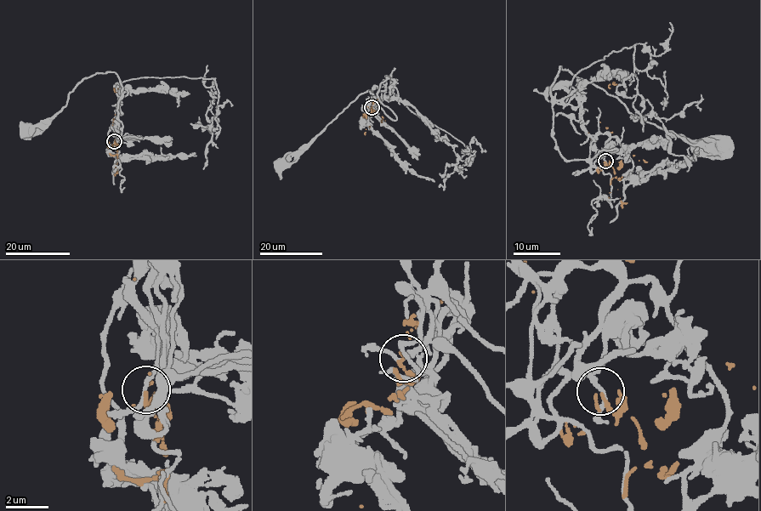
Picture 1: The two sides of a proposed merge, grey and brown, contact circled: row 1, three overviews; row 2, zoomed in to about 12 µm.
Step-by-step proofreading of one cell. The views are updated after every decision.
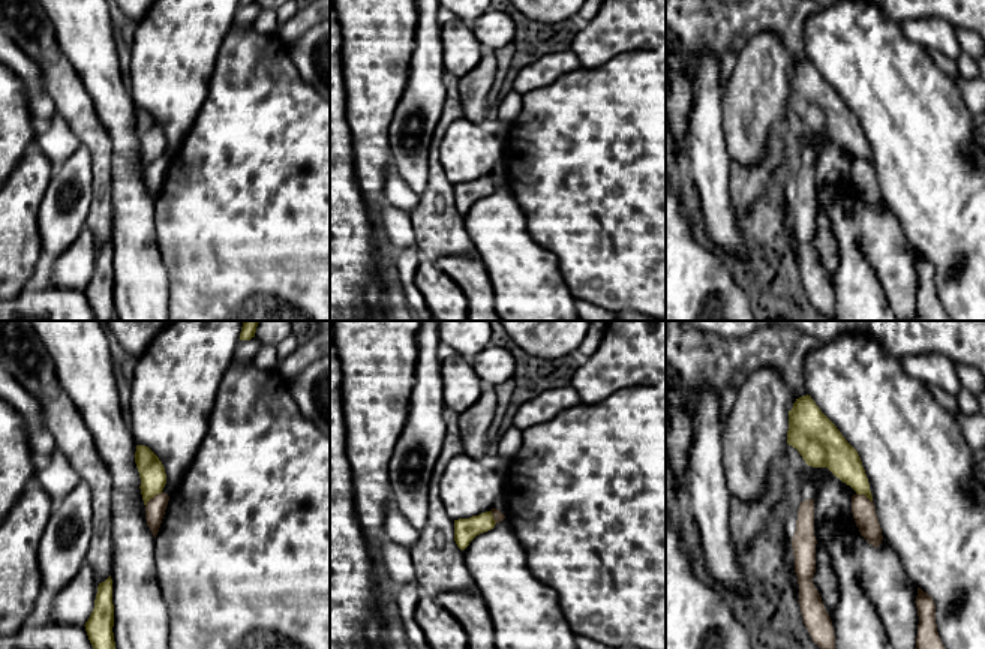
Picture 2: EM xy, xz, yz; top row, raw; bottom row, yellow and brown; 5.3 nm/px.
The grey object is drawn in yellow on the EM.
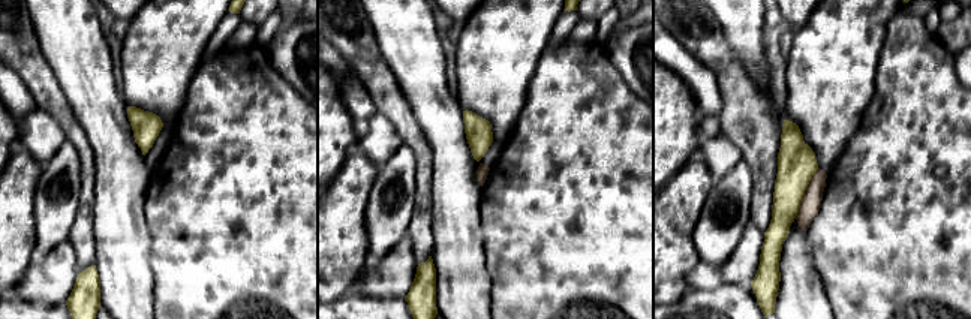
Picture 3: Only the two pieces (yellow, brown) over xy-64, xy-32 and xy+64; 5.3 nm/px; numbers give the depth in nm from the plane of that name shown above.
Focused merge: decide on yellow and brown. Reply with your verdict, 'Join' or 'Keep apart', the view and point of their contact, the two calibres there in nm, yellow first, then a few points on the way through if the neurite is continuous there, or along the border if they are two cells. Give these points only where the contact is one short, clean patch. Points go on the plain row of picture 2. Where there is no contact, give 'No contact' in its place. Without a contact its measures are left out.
Keep apart. Touches yellow at xy (153, 161). Thickness 140 nm (yellow) against 110 nm

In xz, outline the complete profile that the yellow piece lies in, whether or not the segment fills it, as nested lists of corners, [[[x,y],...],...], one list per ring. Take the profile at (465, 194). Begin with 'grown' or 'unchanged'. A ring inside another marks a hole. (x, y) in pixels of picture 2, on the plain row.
unchanged | [[[492,175],[454,184],[454,205],[460,214],[465,214],[477,199],[493,193],[495,189]]]

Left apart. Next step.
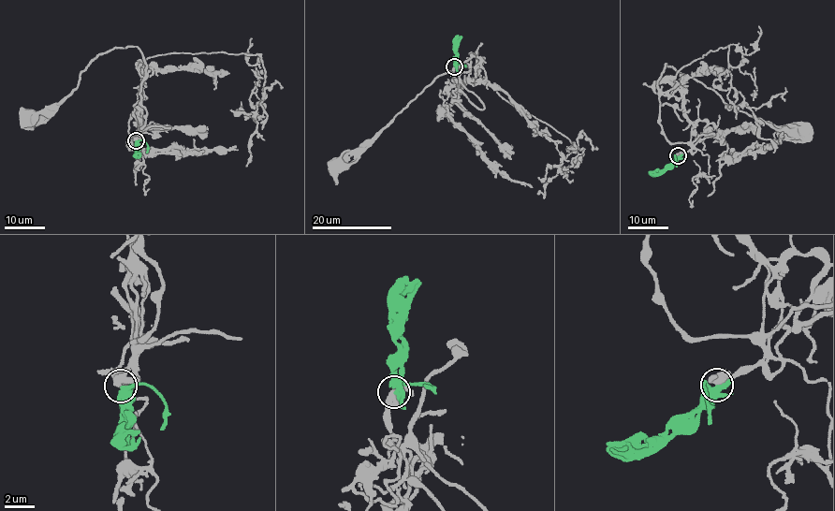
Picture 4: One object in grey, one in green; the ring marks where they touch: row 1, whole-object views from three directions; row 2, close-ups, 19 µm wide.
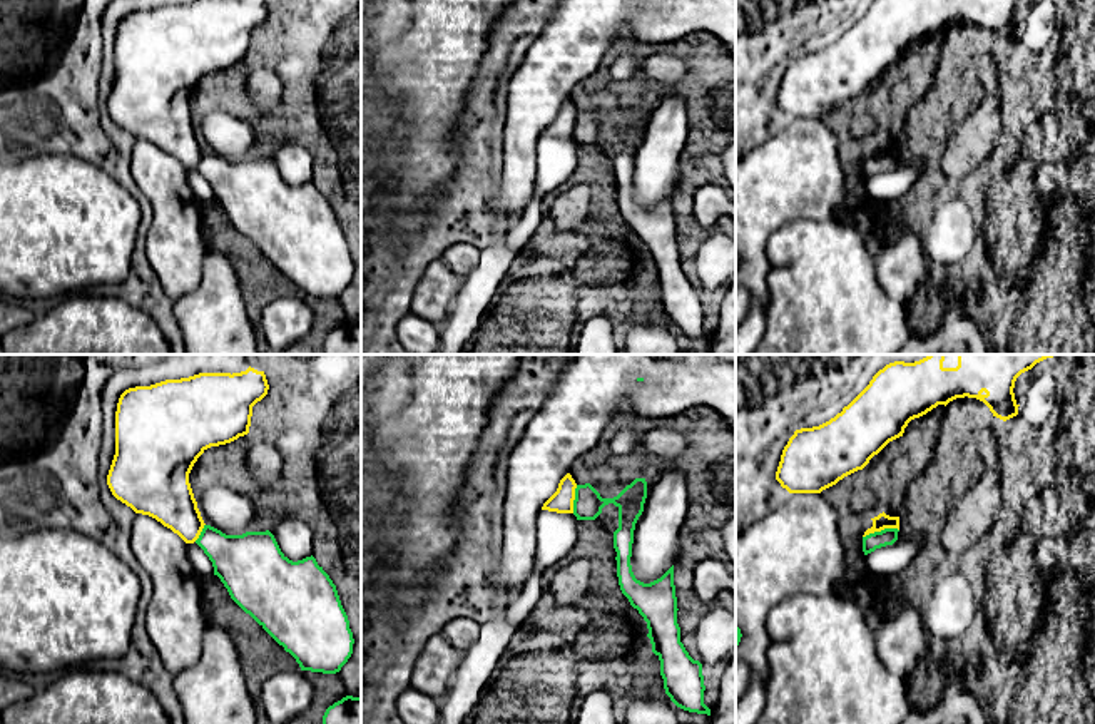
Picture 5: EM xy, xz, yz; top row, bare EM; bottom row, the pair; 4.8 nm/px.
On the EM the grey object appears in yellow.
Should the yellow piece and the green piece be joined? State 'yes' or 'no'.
no

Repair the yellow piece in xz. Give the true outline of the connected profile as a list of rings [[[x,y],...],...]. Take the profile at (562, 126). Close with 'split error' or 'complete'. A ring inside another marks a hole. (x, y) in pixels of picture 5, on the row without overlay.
[[[567,99],[557,117],[543,129],[542,135],[557,137],[557,139],[573,139],[577,109],[570,99]]] | complete

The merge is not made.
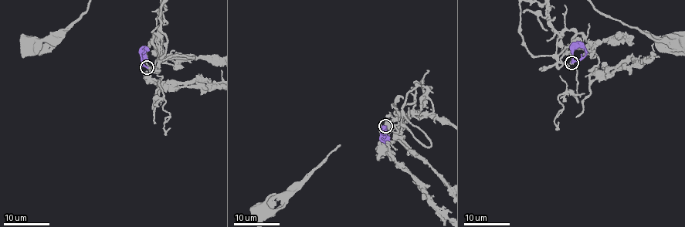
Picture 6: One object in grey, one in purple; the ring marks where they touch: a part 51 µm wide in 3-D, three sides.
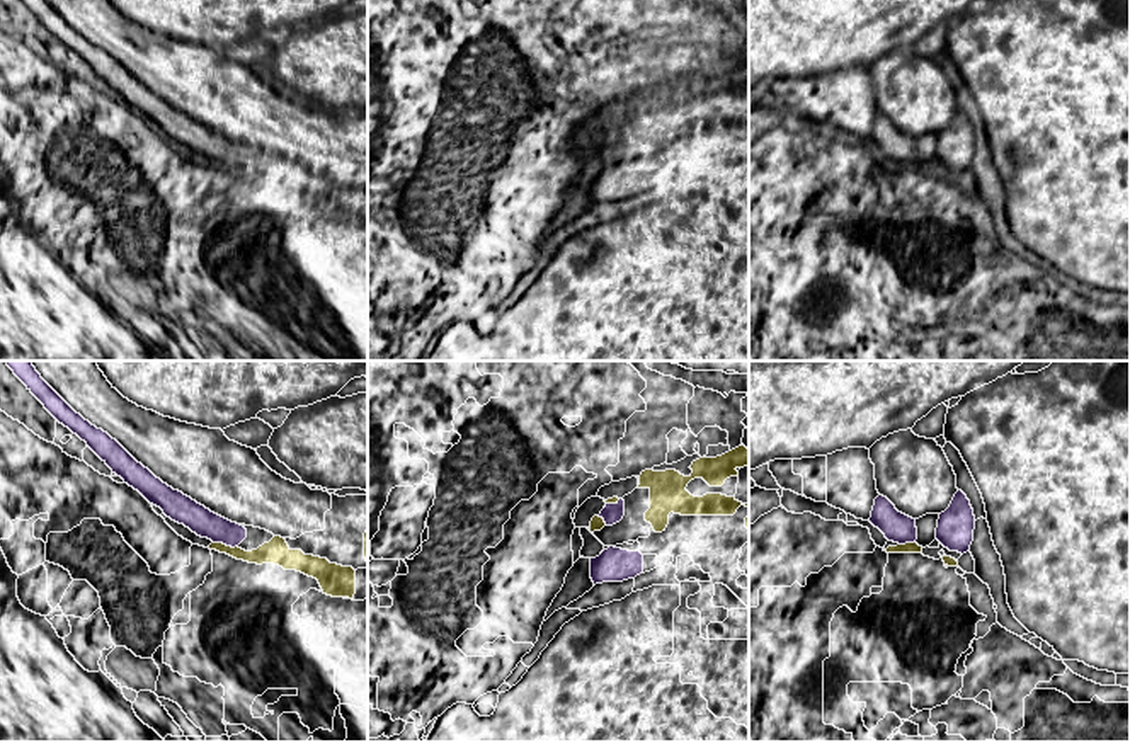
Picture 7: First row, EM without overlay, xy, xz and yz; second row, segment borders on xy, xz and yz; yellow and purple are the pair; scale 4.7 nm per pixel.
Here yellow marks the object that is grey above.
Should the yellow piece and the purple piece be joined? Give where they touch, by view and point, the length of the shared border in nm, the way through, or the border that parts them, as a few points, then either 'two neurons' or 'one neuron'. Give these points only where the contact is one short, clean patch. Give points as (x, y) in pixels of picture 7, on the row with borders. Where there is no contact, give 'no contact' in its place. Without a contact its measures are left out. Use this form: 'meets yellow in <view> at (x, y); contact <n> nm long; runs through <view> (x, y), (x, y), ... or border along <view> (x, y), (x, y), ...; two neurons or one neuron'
meets yellow in xy at (225, 545); contact 120 nm long; runs through xy (276, 552), (242, 555), (225, 545), (199, 519), (184, 511); one neuron

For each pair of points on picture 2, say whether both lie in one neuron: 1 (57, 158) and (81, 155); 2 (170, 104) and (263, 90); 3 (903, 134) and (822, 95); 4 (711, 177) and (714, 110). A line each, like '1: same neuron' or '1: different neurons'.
1: different neurons
2: different neurons
3: different neurons
4: same neuron

